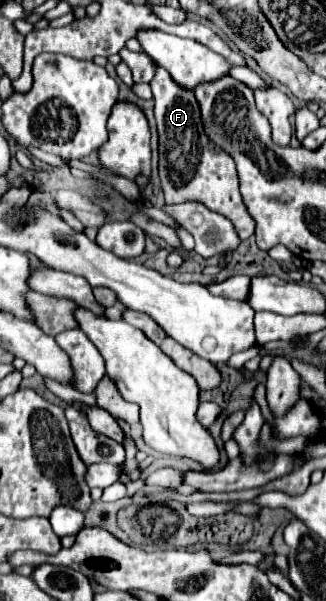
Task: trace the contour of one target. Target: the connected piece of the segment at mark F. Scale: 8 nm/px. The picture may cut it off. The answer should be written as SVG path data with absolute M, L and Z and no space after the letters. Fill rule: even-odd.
M158 67L156 77L150 85L156 101L154 113L158 123L158 175L166 203L200 201L208 209L228 217L242 241L248 239L250 235L254 235L256 223L252 215L248 215L248 207L244 207L238 189L240 181L236 175L236 163L226 151L220 151L220 147L208 141L208 133L200 123L200 105L196 103L194 91L178 87L176 81L162 67Z

